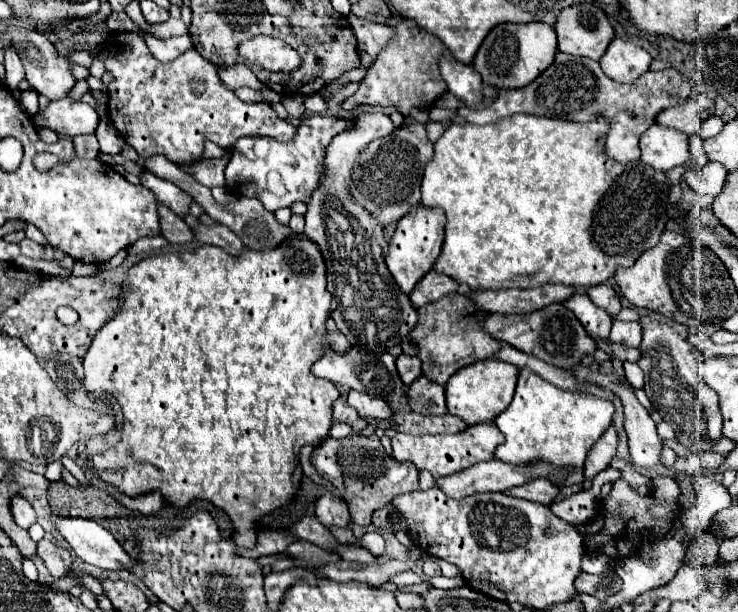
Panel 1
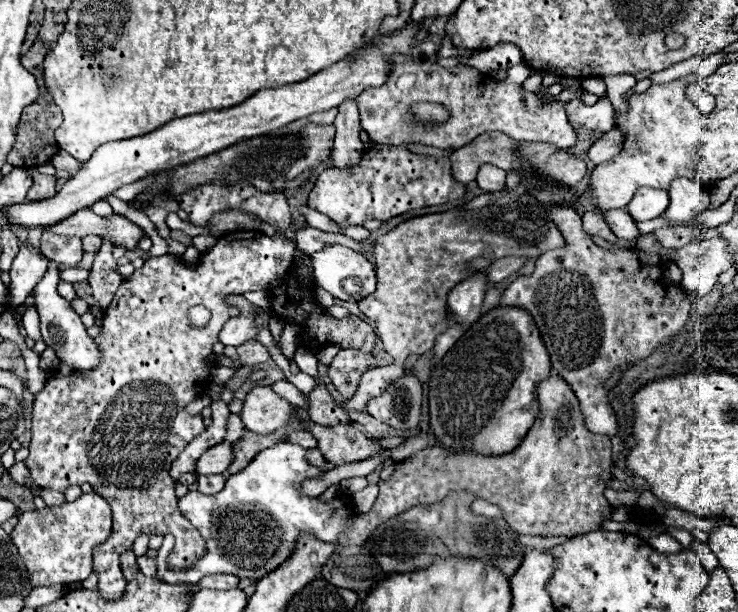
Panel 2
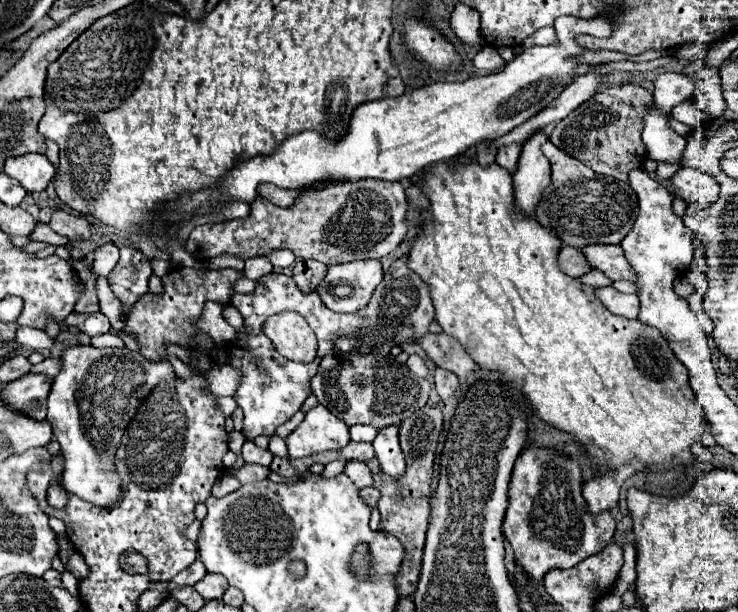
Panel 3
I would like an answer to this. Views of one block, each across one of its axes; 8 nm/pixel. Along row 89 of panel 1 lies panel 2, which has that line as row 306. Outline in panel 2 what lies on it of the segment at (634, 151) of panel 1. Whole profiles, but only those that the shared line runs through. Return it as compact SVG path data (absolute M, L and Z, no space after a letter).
M556 206L548 216L562 230L564 246L544 252L530 276L518 276L506 288L500 304L520 306L534 316L550 352L552 370L576 392L586 428L614 436L616 416L606 402L606 378L622 362L632 366L648 358L658 344L668 342L686 324L692 302L678 282L664 276L658 254L642 248L612 252L596 246L582 230L582 216L574 208Z

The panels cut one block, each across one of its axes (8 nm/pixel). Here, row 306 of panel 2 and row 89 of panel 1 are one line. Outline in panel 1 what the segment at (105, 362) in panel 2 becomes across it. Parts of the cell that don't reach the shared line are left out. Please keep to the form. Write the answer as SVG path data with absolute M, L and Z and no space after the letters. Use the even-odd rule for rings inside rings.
M110 32L108 40L102 44L104 54L104 66L106 72L114 76L114 80L108 84L108 116L114 124L114 128L120 132L120 136L126 140L128 146L132 146L140 156L150 158L154 154L166 156L174 164L184 164L202 158L204 140L216 142L222 148L228 148L236 144L236 140L244 136L270 136L278 142L292 142L296 138L296 128L276 116L276 112L270 108L270 104L246 104L232 90L224 86L224 82L218 78L218 68L197 52L193 47L181 54L174 62L162 64L158 62L144 38L136 32ZM200 78L206 80L206 92L196 96L192 92L192 80Z

